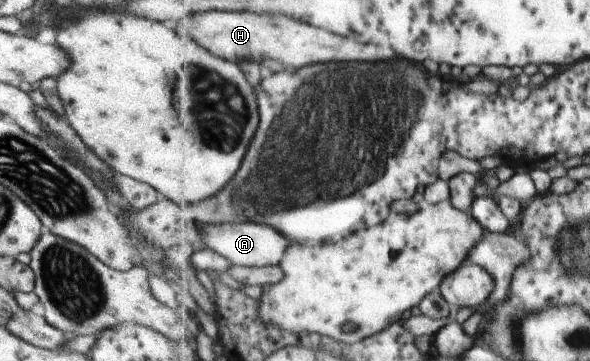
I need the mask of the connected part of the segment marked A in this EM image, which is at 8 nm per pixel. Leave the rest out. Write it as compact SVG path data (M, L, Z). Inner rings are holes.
M254 222L206 225L205 227L201 226L199 232L203 246L219 252L221 256L230 260L234 265L241 265L242 267L279 265L287 252L287 248L293 244L287 235L271 225Z

